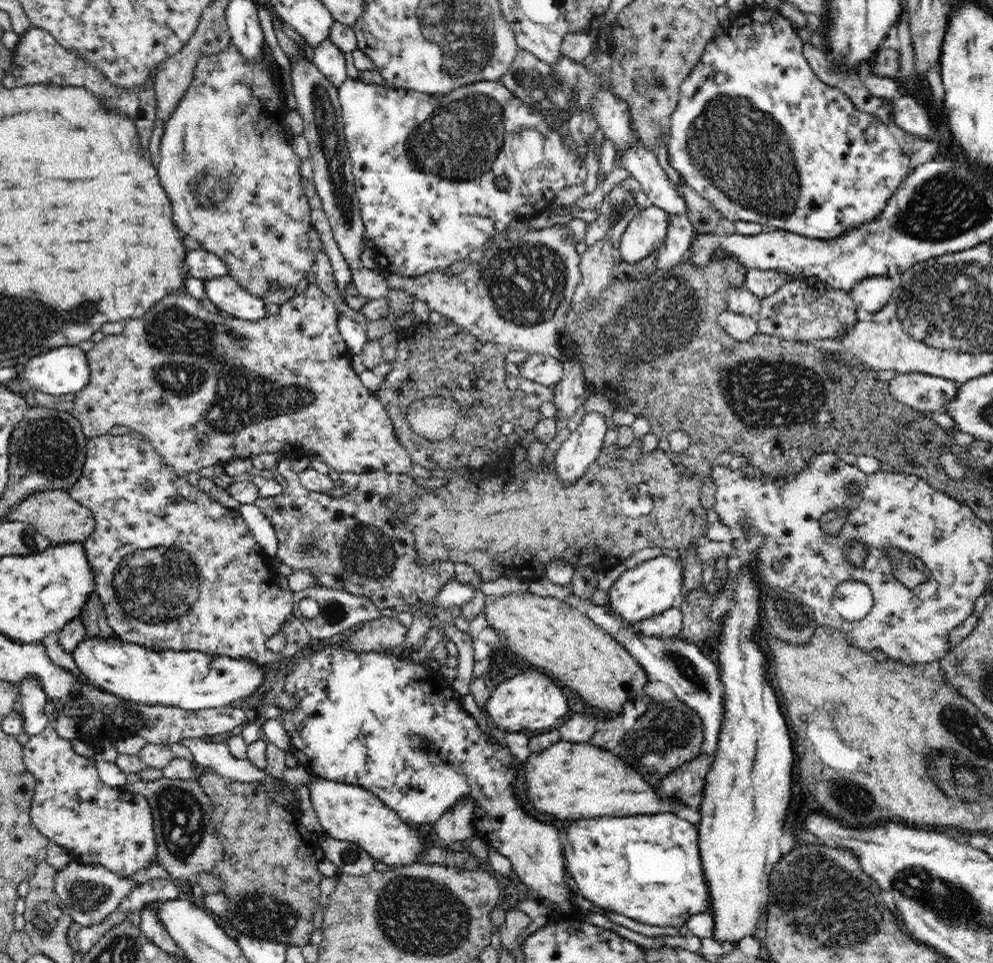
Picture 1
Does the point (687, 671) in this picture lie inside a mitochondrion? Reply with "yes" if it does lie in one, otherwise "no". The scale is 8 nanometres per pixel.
yes

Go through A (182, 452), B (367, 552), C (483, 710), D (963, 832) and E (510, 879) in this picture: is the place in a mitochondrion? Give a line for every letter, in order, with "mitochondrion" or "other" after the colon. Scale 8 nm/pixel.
A: other
B: mitochondrion
C: other
D: other
E: other

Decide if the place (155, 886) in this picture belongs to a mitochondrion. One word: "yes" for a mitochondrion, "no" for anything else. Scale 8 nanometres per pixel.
no

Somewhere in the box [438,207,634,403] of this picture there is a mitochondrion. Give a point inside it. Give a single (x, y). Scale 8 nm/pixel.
(523, 282)

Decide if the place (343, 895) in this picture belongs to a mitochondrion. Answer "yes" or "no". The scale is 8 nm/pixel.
no

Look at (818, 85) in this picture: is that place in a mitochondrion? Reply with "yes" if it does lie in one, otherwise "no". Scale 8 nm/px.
no

